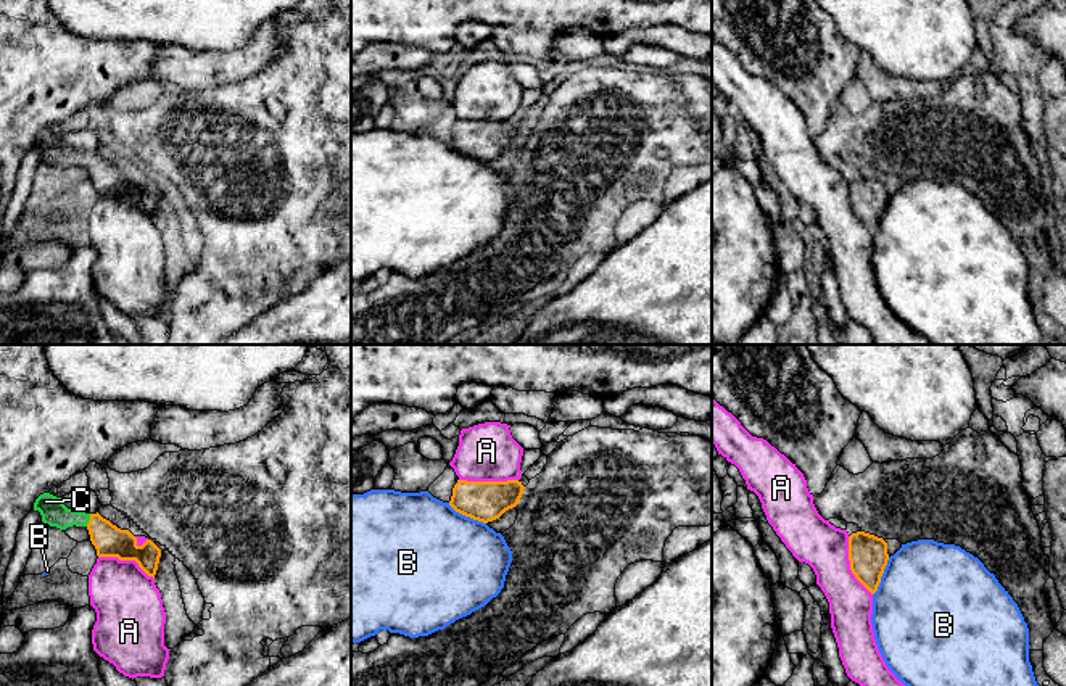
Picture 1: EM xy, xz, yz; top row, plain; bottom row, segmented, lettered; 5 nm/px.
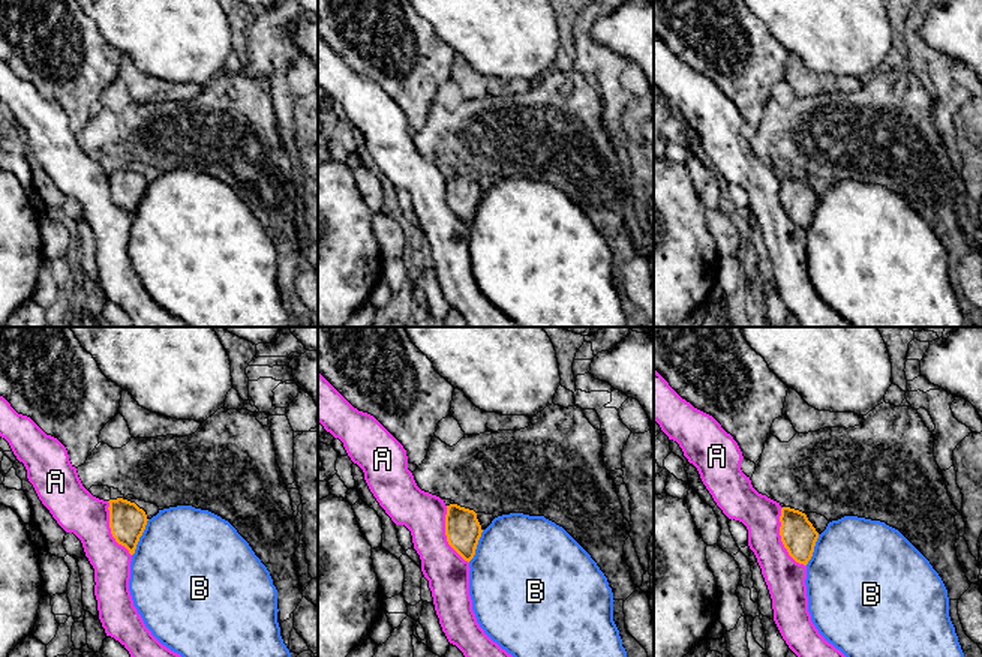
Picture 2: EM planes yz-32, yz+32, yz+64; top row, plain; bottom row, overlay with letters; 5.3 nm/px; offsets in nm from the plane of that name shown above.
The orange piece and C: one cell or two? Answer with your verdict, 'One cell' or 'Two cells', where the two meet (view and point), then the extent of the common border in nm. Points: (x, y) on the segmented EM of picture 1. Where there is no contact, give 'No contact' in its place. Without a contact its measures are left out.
One cell. Touches orange at xy (89, 520). Shared border 70 nm

